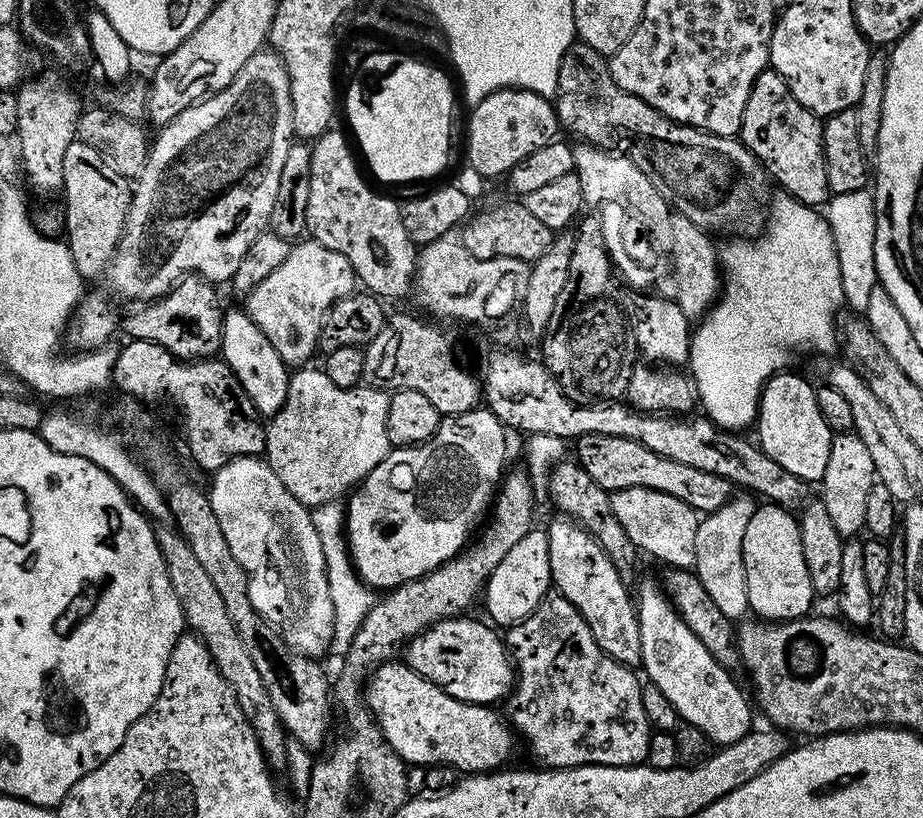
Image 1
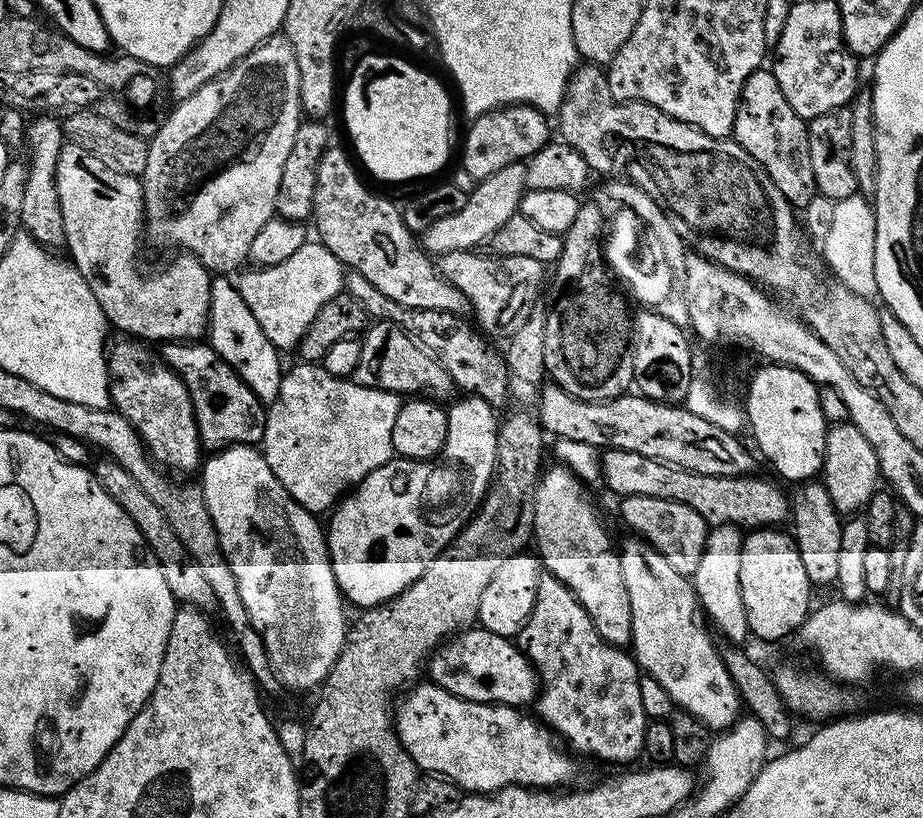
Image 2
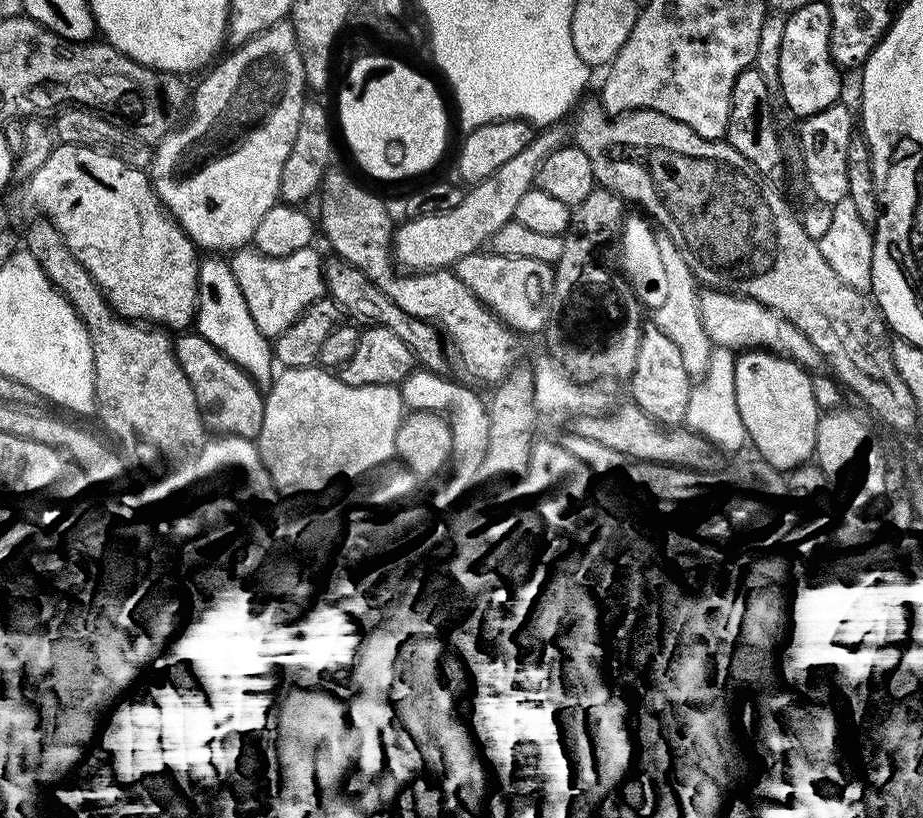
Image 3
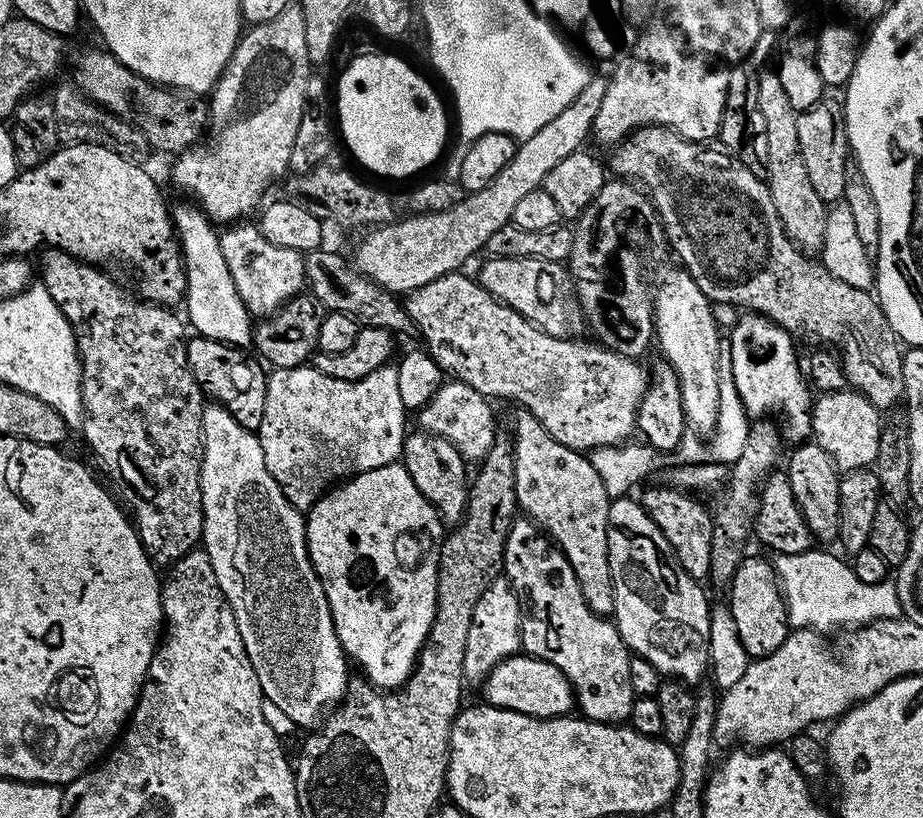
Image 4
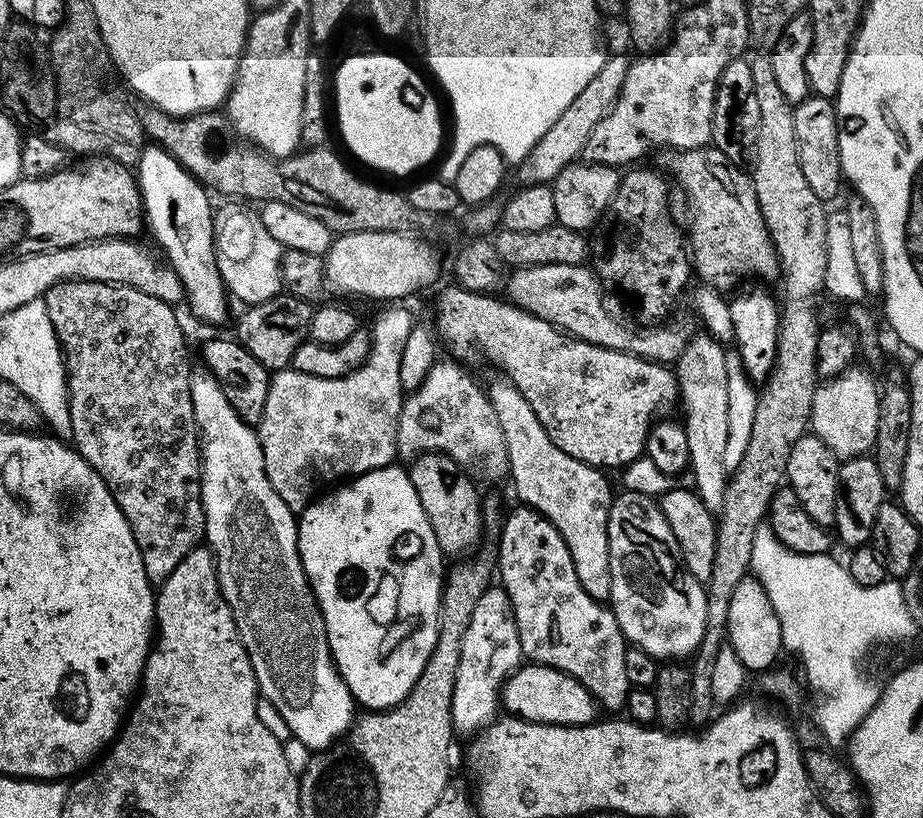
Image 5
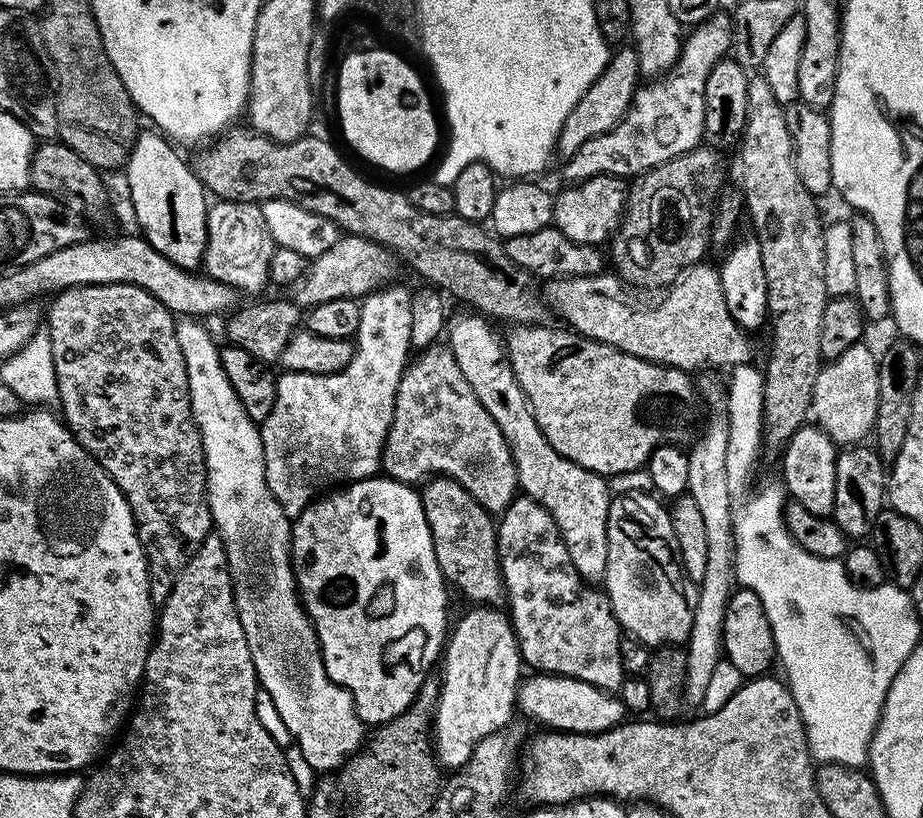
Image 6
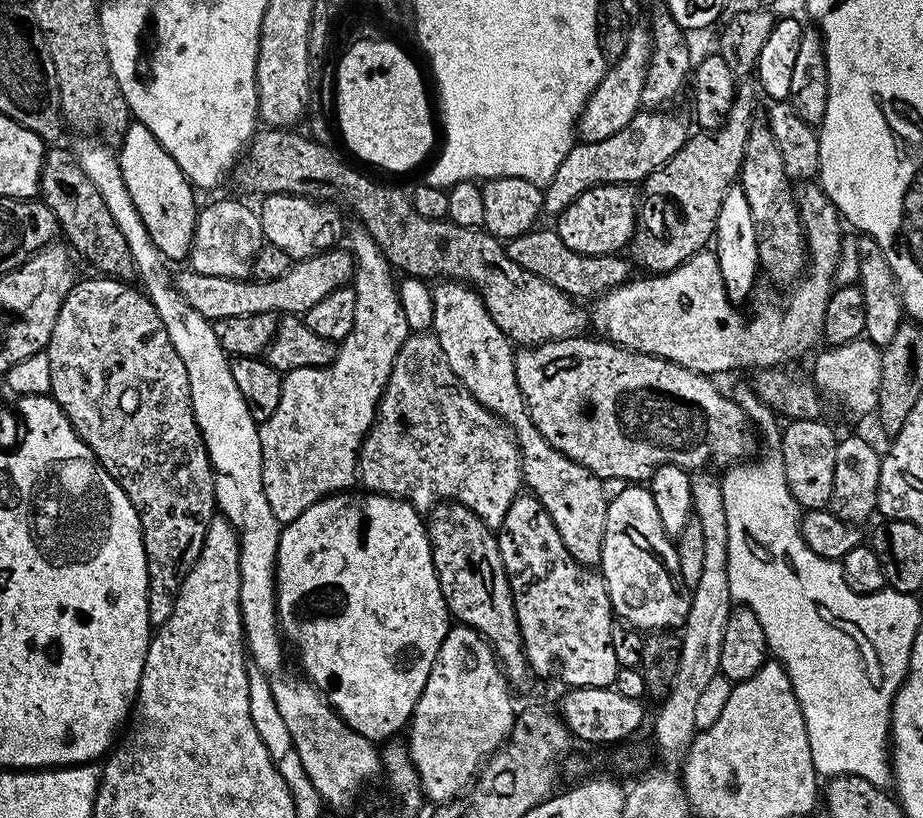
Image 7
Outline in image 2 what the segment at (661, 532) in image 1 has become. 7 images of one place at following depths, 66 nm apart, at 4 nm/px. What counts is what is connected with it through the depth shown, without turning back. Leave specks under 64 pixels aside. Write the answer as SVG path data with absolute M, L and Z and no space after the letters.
M646 494L625 496L619 501L620 516L633 528L635 535L649 544L678 574L691 578L698 570L698 562L702 562L704 543L708 537L710 526L698 514L698 510L690 510L690 506L682 506L682 502L674 502L666 498L650 498Z

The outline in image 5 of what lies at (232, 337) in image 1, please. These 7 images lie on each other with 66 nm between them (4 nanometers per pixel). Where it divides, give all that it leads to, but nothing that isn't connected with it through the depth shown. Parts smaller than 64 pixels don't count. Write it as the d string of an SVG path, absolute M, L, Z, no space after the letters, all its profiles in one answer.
M148 146L140 153L138 165L140 198L144 201L146 228L160 243L163 259L178 274L186 295L186 304L200 320L220 324L228 316L230 293L216 265L214 246L214 204L208 201L209 189L191 176L171 154L162 147Z

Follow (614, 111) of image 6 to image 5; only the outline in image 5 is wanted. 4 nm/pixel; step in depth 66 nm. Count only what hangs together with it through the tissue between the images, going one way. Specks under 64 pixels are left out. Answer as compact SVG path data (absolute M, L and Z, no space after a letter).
M609 55L605 59L602 70L598 70L598 74L590 78L590 83L582 89L582 94L578 94L578 98L574 98L574 102L570 102L570 106L562 110L558 122L554 122L554 126L550 126L550 130L546 130L546 134L538 138L534 150L530 150L527 158L520 161L515 172L517 171L516 176L521 185L548 184L558 174L562 174L566 166L577 163L586 146L586 138L590 138L594 126L598 126L598 122L602 122L602 118L606 118L606 114L614 106L622 90L622 82L626 82L629 63L629 57L624 56Z

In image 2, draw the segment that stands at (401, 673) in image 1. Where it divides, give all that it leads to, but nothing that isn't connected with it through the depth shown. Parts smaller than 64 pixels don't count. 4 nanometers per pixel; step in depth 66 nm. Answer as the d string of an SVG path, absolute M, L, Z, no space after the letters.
M423 683L412 686L417 688L410 689L404 701L394 708L396 737L421 773L451 780L468 794L491 794L509 784L537 790L556 790L567 785L564 783L572 776L573 757L567 751L559 752L553 733L531 715L523 716L520 713L523 711L506 704L479 704L463 700L437 684Z

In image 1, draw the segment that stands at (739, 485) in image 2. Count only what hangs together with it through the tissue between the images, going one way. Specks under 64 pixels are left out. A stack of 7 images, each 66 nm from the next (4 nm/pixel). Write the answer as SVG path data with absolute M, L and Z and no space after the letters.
M586 434L576 437L574 447L574 456L580 467L586 470L586 474L590 474L590 478L594 478L594 482L598 482L598 486L605 488L610 494L634 486L662 490L686 502L697 514L718 510L734 496L732 481L718 474L703 472L694 466L686 466L686 462L674 462L674 458L656 454L654 450L630 438L614 438L614 434Z

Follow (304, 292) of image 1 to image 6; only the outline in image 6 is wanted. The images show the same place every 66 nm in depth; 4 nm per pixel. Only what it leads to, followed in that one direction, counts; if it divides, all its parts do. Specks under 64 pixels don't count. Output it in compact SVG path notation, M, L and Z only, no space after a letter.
M216 200L208 210L208 237L202 268L218 282L226 282L237 293L260 292L269 287L268 271L274 245L260 213L260 204Z

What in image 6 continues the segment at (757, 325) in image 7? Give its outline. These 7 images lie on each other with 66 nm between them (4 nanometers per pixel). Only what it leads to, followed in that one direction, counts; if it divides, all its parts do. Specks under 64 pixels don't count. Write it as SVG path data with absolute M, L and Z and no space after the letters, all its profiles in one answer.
M708 262L693 264L667 288L659 293L657 300L651 300L644 290L633 290L615 274L598 276L557 276L543 285L542 296L547 307L552 308L568 320L567 327L578 332L588 340L597 340L609 344L612 348L622 350L626 354L634 354L643 360L655 364L663 364L665 368L683 368L685 370L721 370L731 369L737 364L751 364L753 337L745 332L739 324L730 318L730 310L726 310L724 291L719 271Z

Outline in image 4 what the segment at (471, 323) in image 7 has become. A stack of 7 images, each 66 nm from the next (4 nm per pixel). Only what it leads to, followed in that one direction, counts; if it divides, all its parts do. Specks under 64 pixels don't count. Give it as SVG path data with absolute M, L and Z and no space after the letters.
M517 407L515 411L516 425L510 429L510 439L519 511L531 517L547 533L572 563L577 576L607 577L610 499L606 487L585 453L562 446L562 442L550 438L542 422L538 422L530 410Z

